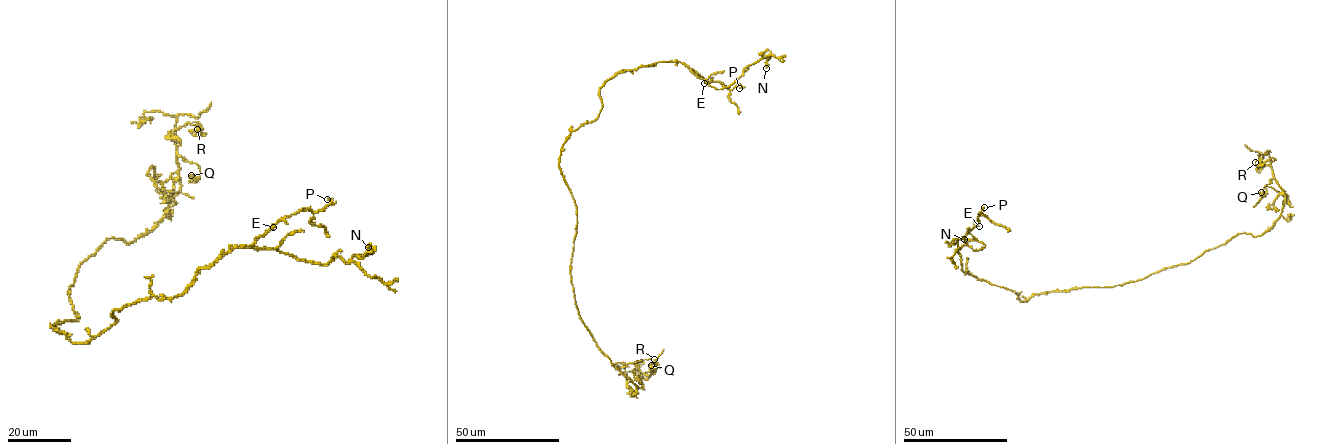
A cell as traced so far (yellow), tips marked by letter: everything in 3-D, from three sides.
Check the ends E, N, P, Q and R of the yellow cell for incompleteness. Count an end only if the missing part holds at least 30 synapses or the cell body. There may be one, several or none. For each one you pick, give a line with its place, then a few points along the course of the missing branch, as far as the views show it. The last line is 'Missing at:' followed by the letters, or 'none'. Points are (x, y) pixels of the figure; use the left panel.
Missing at: none

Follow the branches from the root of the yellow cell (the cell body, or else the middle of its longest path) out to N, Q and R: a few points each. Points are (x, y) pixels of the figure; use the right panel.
N: (1082, 287), (1021, 301), (962, 270), (957, 240), (985, 246), (954, 244), (964, 239)
Q: (1082, 287), (1141, 280), (1239, 233), (1261, 236), (1285, 202), (1274, 179), (1261, 192)
R: (1082, 287), (1141, 280), (1239, 233), (1261, 236), (1279, 216), (1285, 195), (1274, 176), (1275, 160), (1255, 162)

